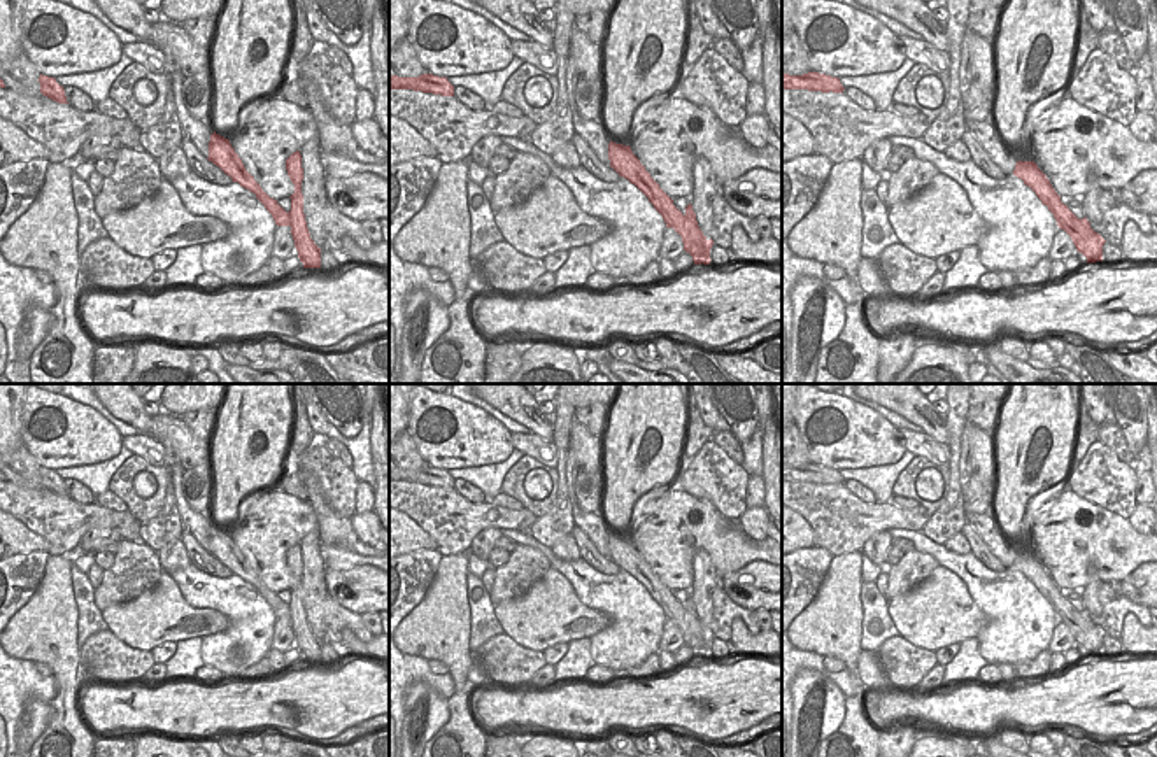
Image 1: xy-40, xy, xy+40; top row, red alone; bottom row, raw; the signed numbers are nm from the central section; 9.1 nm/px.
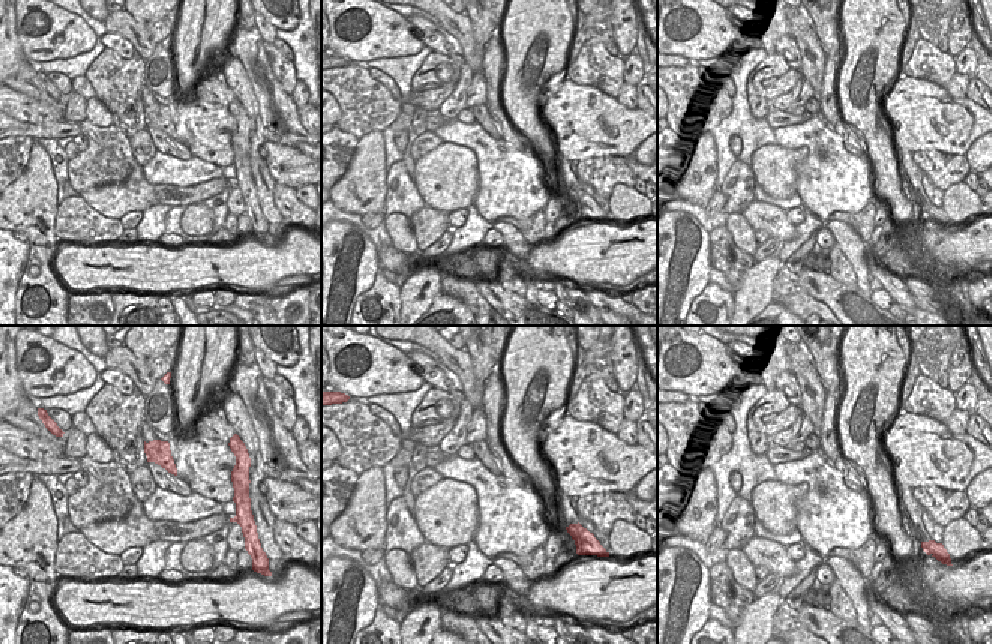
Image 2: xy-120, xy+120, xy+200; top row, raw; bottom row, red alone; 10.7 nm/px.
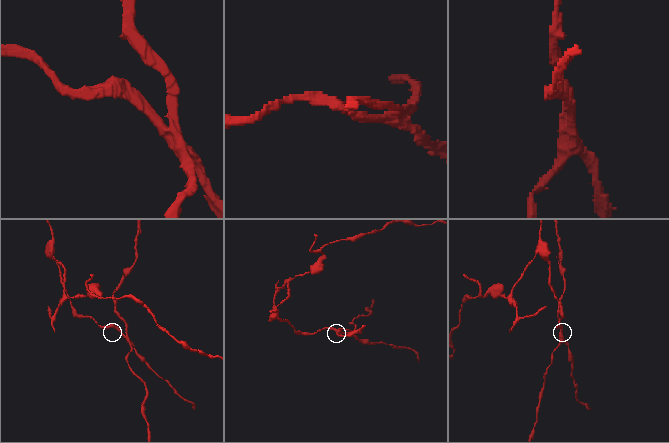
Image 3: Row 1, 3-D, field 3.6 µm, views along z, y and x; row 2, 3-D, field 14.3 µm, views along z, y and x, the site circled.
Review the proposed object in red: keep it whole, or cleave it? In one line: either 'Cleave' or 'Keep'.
Cleave.

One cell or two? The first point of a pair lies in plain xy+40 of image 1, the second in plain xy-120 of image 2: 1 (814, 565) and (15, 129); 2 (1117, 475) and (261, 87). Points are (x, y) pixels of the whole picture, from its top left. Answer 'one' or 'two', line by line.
1: two
2: two

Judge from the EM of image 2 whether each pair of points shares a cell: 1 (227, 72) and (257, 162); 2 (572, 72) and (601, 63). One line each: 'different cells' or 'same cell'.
1: same cell
2: same cell

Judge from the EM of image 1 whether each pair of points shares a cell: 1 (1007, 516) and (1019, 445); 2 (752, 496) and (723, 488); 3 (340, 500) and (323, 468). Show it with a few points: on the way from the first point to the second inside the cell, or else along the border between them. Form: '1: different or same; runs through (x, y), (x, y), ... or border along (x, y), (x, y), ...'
1: same; runs through (1015, 498), (1015, 463)
2: different; border along (749, 477), (745, 507)
3: same; runs through (340, 493), (339, 484), (330, 475)

